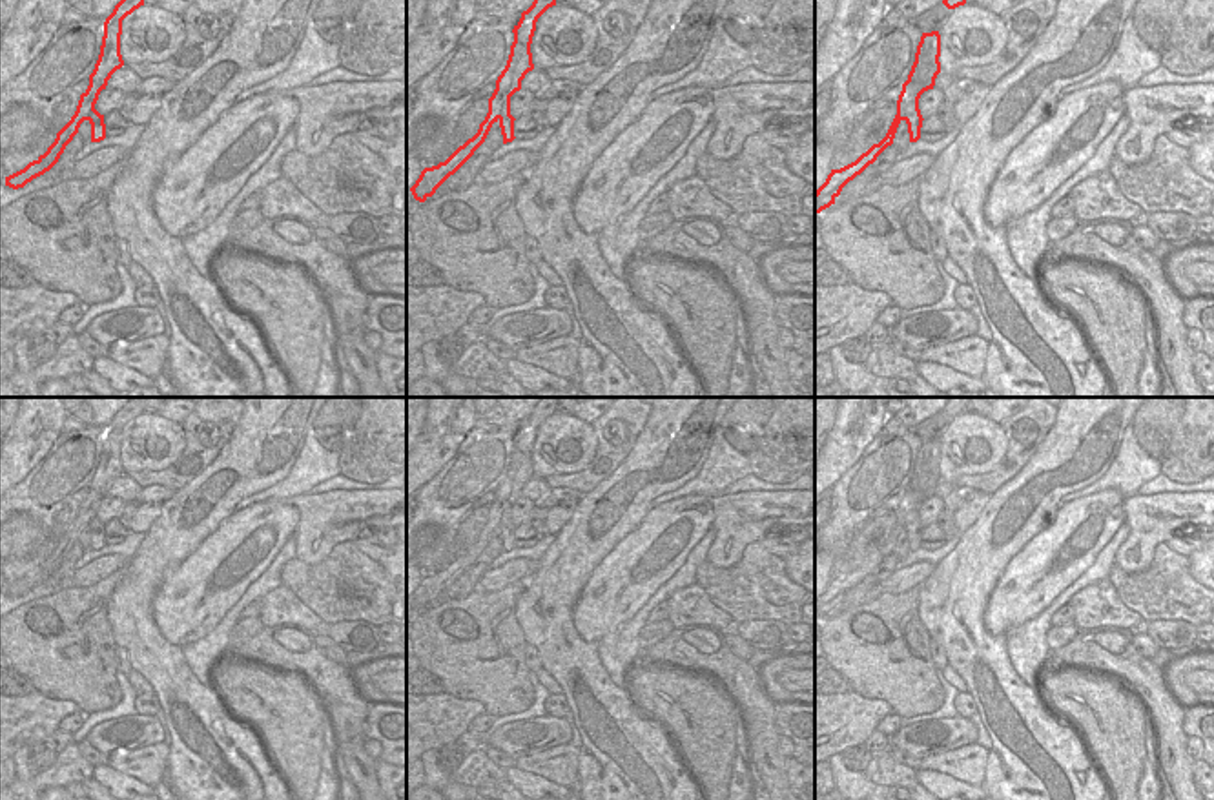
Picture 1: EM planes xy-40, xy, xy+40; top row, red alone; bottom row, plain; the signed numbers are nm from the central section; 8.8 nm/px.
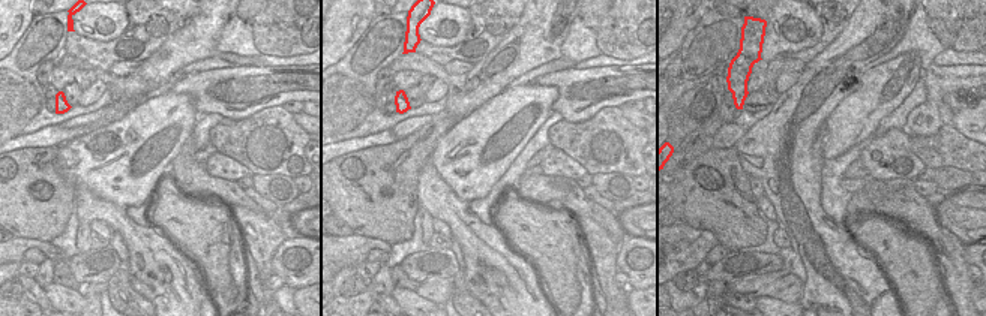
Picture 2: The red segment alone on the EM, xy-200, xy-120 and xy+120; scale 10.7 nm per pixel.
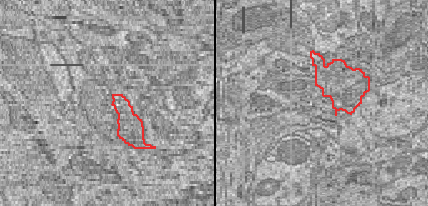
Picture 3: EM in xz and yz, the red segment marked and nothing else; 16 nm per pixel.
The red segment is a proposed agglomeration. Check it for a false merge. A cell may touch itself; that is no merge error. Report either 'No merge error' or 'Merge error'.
Merge error.

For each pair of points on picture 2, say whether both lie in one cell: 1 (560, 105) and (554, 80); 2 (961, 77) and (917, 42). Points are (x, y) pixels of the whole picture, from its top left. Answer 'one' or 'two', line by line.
1: one
2: two

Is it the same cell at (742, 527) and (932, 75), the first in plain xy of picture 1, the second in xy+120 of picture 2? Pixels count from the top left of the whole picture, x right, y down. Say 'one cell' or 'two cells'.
one cell

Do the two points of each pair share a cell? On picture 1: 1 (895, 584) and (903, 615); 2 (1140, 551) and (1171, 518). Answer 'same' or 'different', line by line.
1: different
2: same

